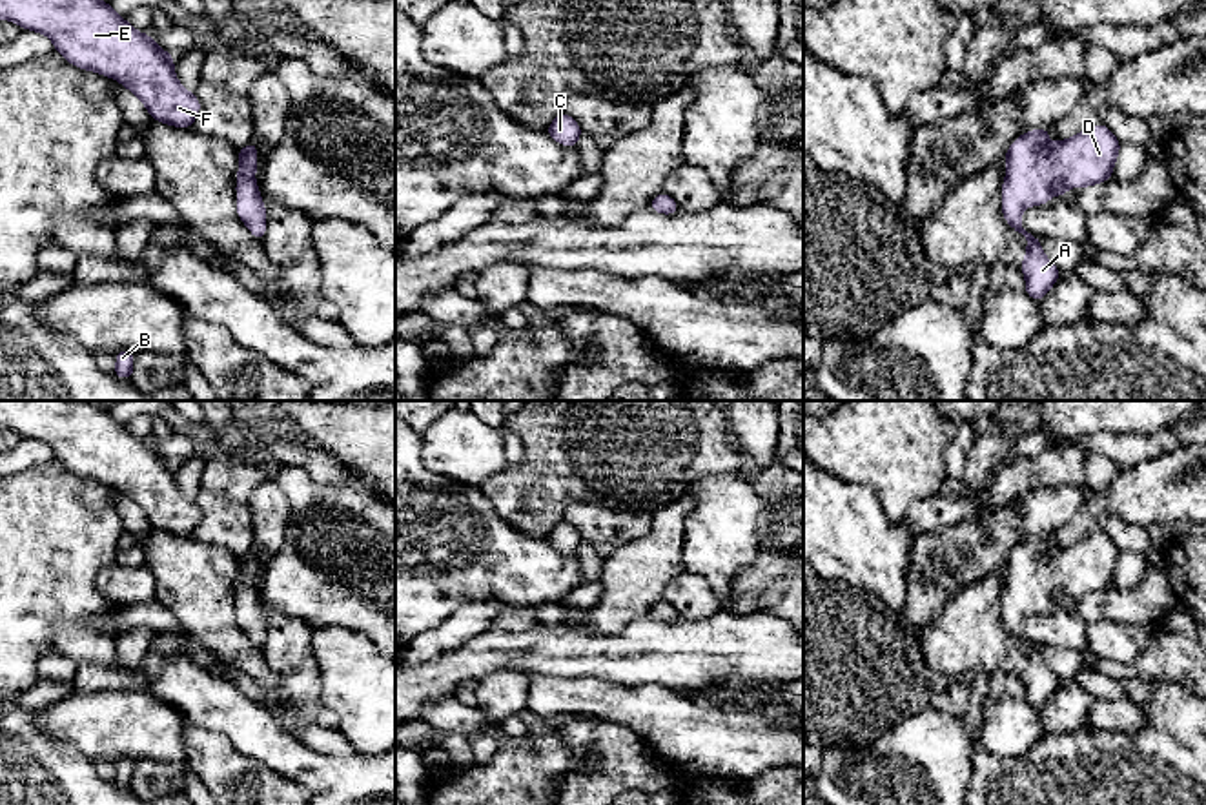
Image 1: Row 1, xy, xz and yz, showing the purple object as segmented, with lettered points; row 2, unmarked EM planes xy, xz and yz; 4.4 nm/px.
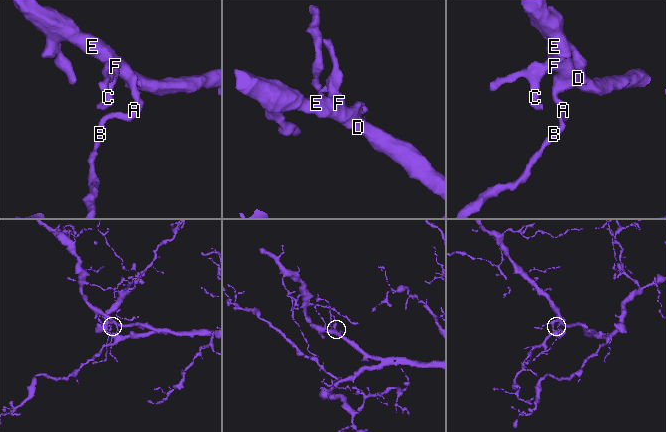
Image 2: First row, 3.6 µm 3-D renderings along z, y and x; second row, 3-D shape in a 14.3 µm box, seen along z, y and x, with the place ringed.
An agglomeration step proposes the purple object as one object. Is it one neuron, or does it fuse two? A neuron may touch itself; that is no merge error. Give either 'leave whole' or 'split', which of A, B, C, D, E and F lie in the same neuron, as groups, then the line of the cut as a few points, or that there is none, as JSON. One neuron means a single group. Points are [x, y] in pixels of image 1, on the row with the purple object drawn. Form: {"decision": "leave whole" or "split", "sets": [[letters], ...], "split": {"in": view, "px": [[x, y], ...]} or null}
{"decision": "leave whole", "sets": [["A", "B", "C", "D", "E", "F"]], "split": null}

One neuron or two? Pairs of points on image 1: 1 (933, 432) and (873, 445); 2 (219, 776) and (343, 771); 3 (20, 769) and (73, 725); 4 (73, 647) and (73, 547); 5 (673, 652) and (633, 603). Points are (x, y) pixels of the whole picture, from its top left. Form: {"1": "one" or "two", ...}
{"1": "one", "2": "two", "3": "two", "4": "two", "5": "two"}

